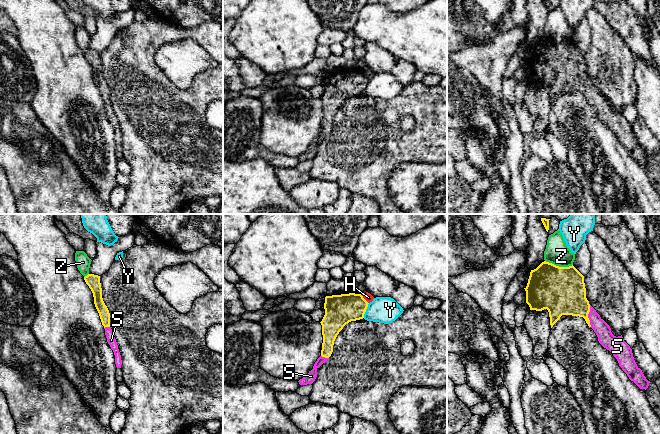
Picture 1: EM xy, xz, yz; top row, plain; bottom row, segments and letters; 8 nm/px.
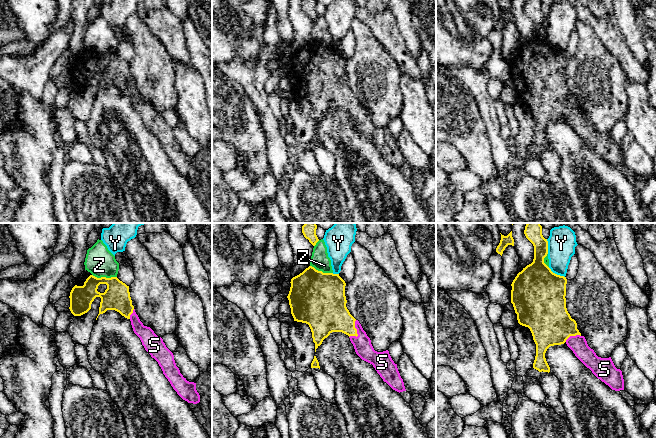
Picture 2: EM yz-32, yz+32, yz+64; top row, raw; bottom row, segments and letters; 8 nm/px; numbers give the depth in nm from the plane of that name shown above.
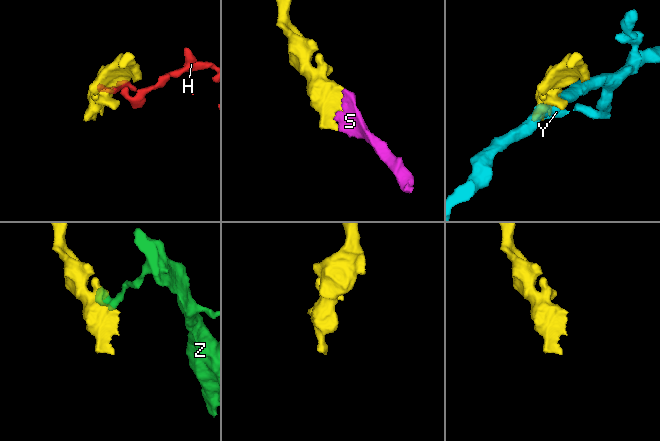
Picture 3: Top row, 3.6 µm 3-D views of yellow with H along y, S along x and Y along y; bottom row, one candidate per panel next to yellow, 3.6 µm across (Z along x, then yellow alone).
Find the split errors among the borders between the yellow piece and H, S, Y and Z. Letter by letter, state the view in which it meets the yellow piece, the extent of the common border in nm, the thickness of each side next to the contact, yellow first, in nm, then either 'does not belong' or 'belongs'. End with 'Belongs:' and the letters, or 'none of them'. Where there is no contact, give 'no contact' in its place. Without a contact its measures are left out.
H: contact in xz; length 90 nm; calibres 240 and 70 nm; does not belong
S: contact in yz; length 180 nm; calibres 340 and 130 nm; belongs
Y: contact in xz; length 130 nm; calibres 240 and 220 nm; does not belong
Z: contact in yz; length 220 nm; calibres 380 and 190 nm; does not belong
Belongs: S

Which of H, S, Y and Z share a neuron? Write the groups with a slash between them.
H / S / Y / Z

